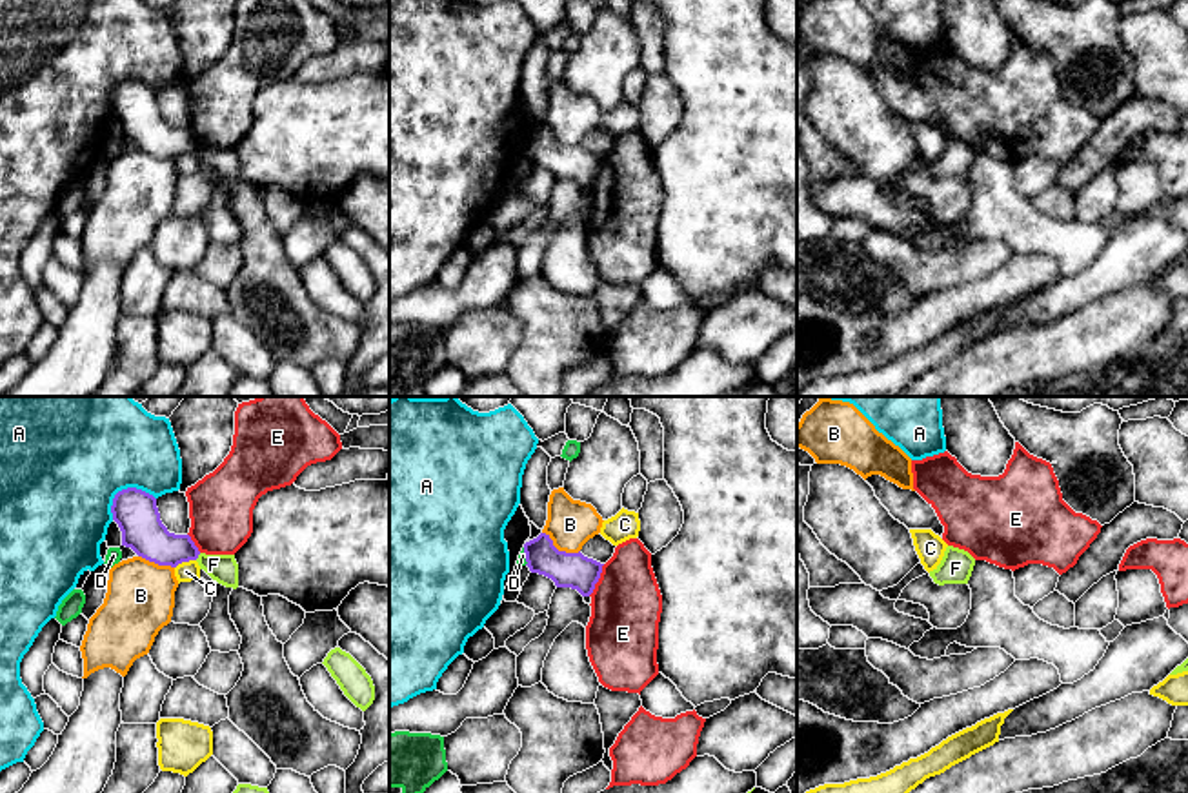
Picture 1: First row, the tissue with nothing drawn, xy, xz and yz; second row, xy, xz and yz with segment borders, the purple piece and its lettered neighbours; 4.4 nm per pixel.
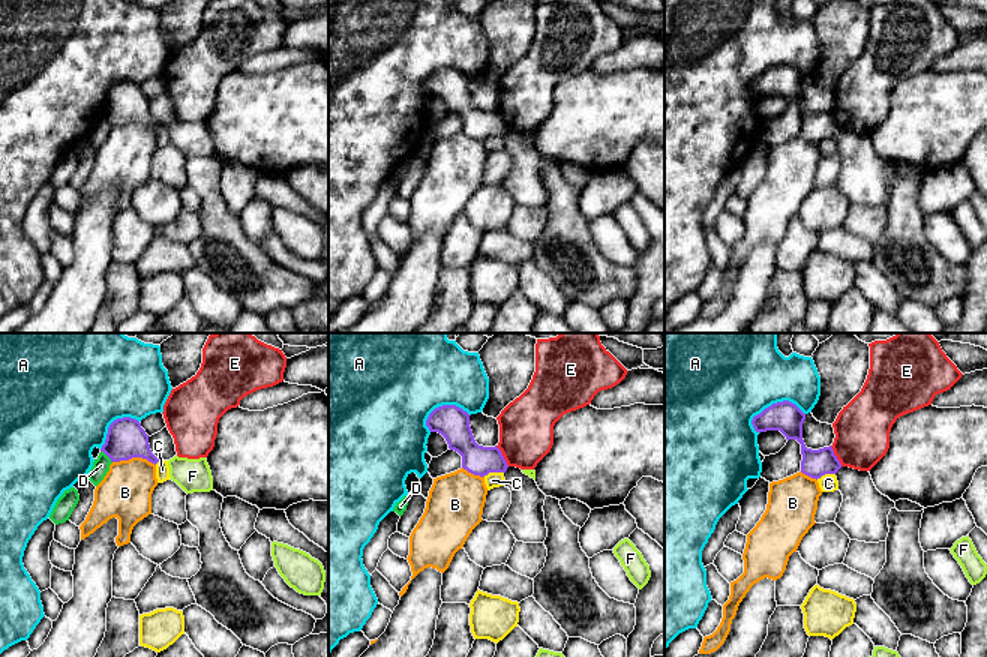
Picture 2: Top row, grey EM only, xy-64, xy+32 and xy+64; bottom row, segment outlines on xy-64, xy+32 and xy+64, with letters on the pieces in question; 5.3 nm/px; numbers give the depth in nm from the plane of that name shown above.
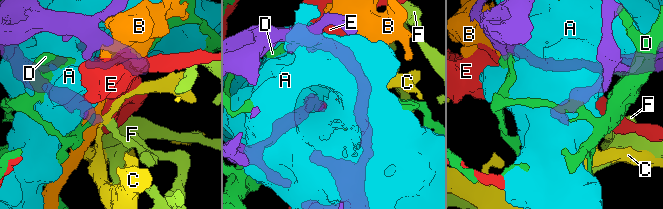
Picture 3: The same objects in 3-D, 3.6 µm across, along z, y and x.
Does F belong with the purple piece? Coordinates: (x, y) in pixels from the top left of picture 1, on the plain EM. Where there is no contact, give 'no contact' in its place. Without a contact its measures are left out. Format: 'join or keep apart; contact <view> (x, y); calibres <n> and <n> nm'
keep apart; contact xy (197, 150); calibres 180 and 130 nm

